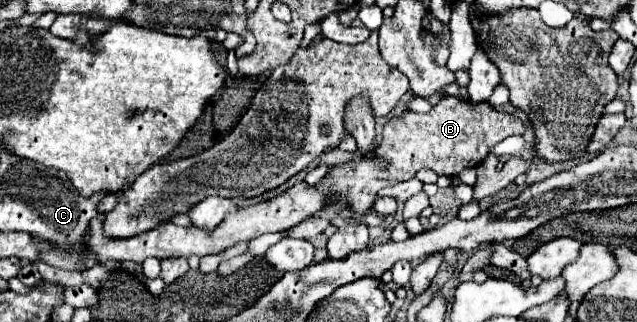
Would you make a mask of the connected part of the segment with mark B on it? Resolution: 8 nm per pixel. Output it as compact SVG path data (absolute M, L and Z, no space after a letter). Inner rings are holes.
M443 94L441 100L427 114L417 114L407 110L399 116L393 116L385 124L383 138L371 158L355 156L347 164L333 166L327 172L327 176L315 186L301 180L293 184L289 190L285 190L283 194L279 194L277 198L271 198L259 204L237 206L235 212L223 218L223 222L213 230L213 234L205 234L205 230L199 230L197 226L183 228L183 226L175 226L167 222L163 226L157 226L155 230L149 230L147 234L115 240L103 234L103 218L107 216L107 212L99 212L91 220L91 226L87 226L87 250L95 254L99 262L131 260L137 264L141 264L149 256L163 260L173 256L201 258L207 254L219 254L237 242L243 242L243 240L249 242L265 232L285 232L291 226L315 216L319 210L329 208L333 198L343 200L355 214L365 214L371 210L377 198L377 192L381 188L411 180L421 168L431 168L439 172L439 176L457 176L461 170L475 168L479 162L483 162L495 144L499 144L507 136L523 134L525 130L527 126L523 120L519 120L517 116L509 112L493 108L487 102L471 104L457 96Z

